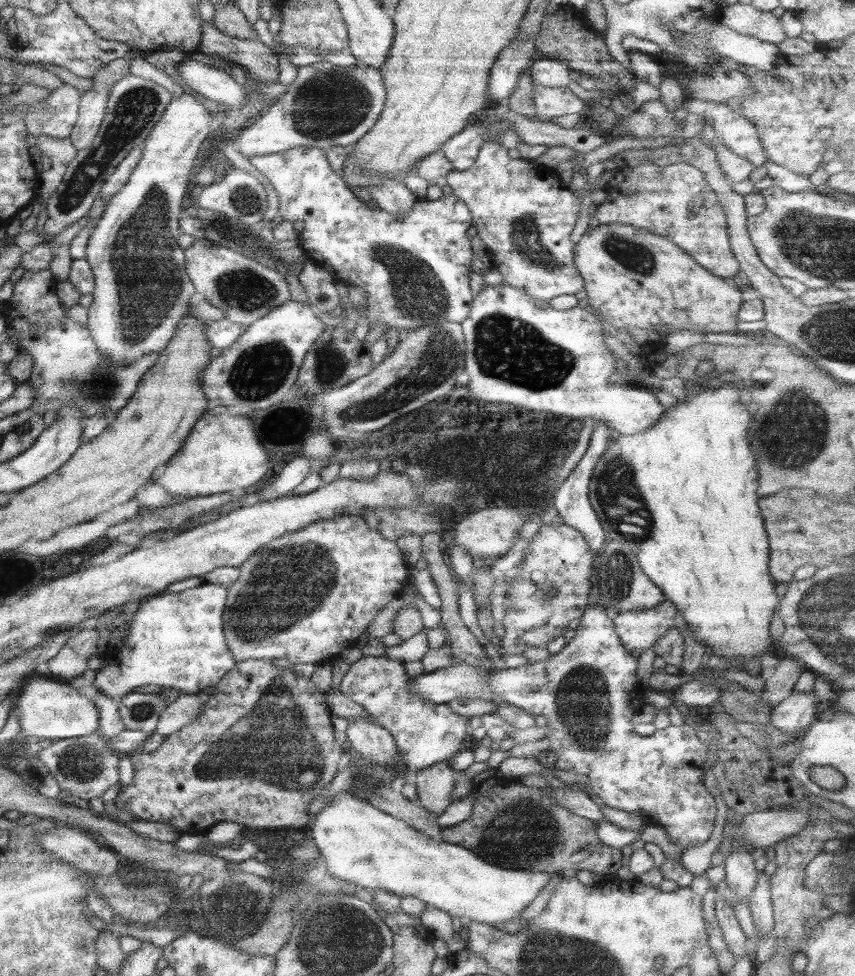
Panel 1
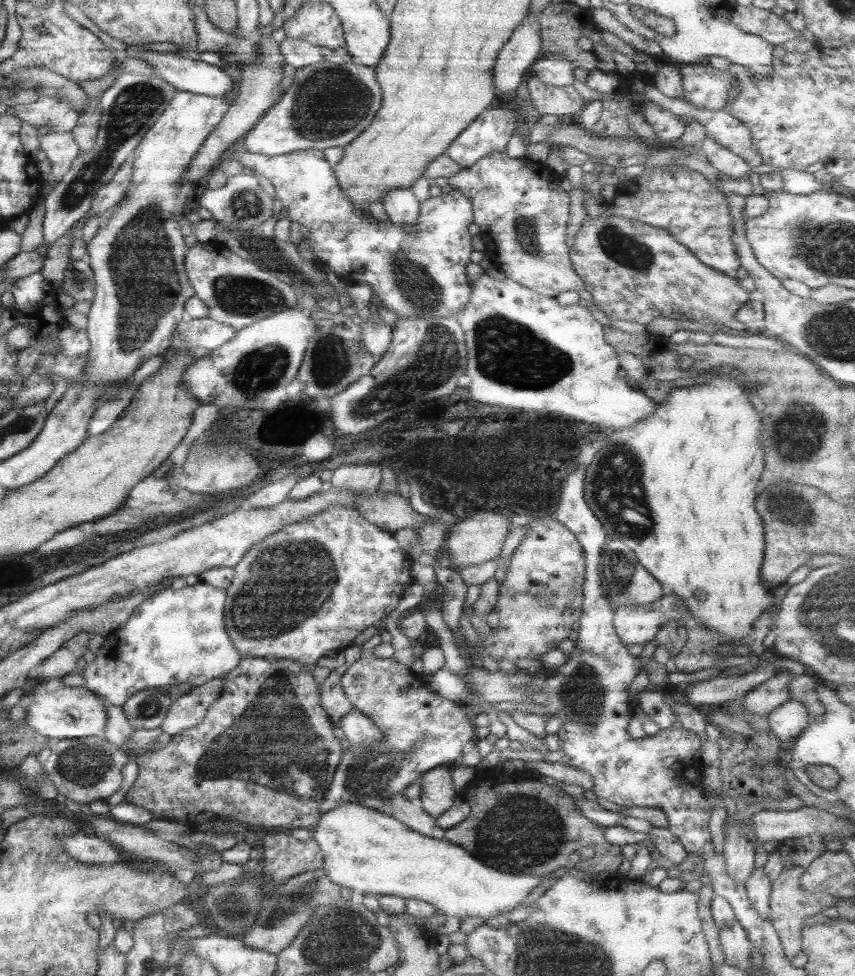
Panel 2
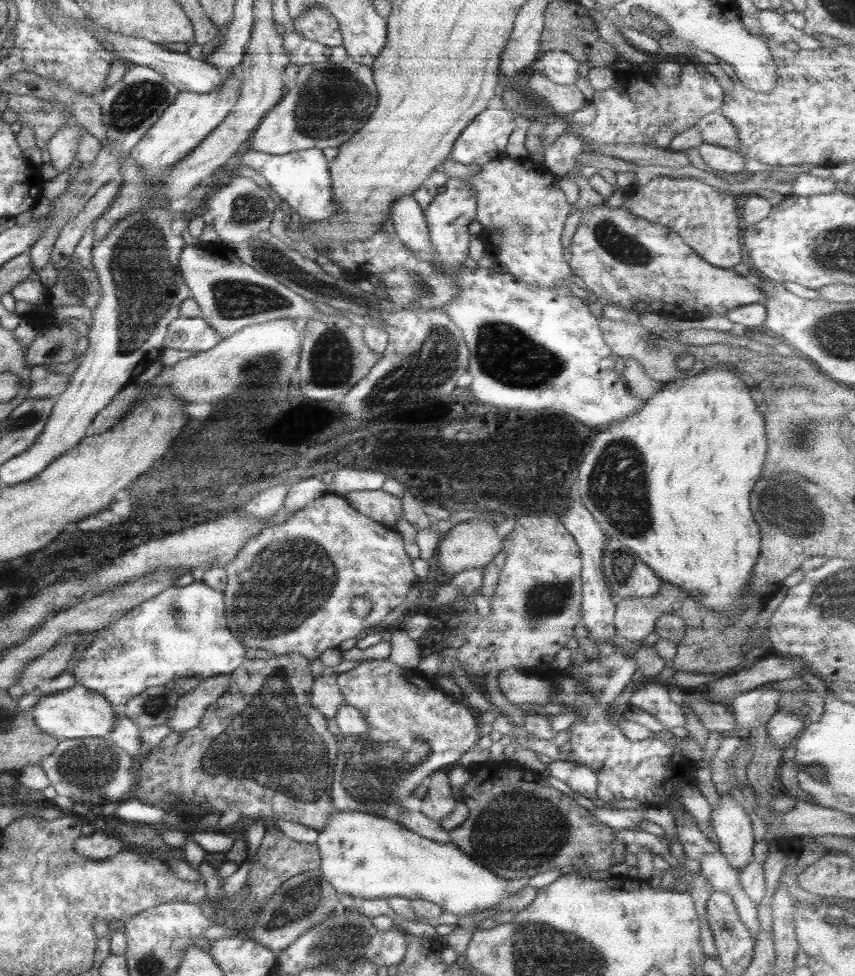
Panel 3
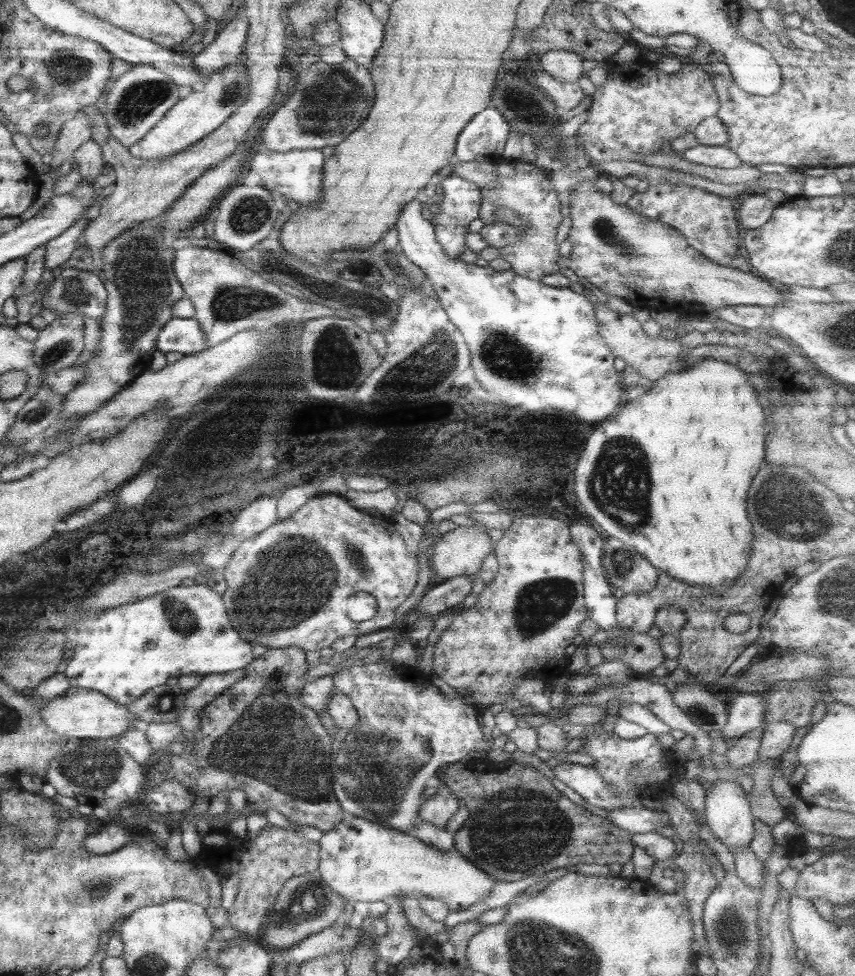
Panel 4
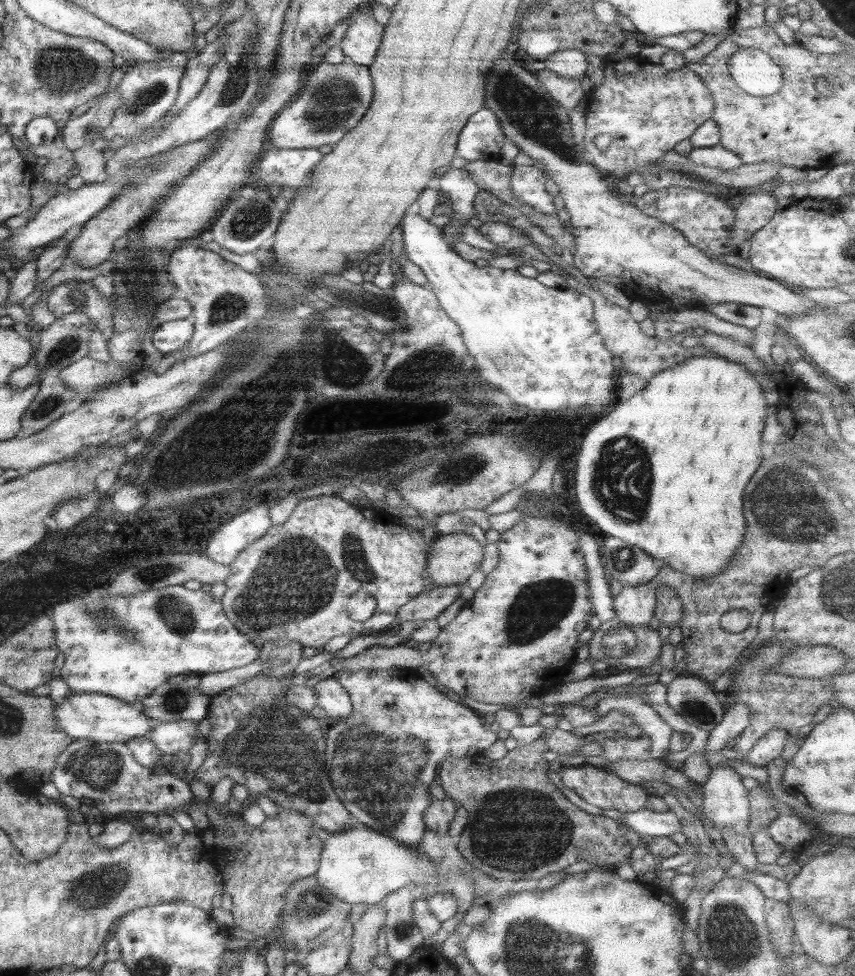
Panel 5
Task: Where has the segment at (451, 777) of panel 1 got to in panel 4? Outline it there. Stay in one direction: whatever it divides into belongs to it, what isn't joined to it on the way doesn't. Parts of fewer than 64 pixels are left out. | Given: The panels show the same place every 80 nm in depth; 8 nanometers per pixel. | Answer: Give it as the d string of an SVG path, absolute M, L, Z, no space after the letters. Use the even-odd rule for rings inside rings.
M441 778L439 779L435 794L429 799L422 800L418 806L416 816L429 824L434 824L435 828L443 830L445 823L459 806L460 803L451 794L448 786L443 782L443 778Z

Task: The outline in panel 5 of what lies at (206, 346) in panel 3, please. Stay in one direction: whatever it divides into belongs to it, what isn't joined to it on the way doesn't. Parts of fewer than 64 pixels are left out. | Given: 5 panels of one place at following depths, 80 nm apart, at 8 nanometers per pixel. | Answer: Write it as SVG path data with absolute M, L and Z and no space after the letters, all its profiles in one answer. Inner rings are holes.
M190 318L162 322L152 332L152 347L159 353L168 354L183 349L192 335Z

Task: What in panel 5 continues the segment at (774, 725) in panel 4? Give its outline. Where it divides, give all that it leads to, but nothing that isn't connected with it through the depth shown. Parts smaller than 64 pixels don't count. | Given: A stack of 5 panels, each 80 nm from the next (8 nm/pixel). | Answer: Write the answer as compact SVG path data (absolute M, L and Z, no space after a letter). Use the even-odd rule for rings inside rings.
M772 728L758 738L758 741L747 753L746 760L743 761L748 765L765 767L770 761L779 757L787 738L789 738L788 731Z

